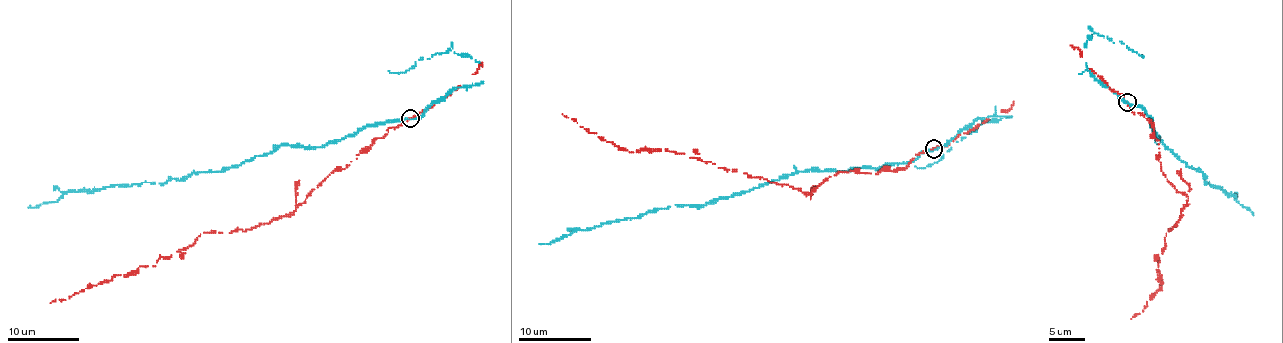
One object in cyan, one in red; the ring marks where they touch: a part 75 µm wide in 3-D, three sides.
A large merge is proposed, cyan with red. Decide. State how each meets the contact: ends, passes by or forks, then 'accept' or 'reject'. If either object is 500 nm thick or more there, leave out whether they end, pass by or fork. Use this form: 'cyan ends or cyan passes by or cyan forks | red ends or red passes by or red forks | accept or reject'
cyan passes by | red passes by | reject

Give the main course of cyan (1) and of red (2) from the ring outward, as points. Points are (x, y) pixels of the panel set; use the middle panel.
1: (935, 149), (905, 163), (877, 168), (796, 171), (703, 205), (648, 210), (539, 244)
2: (935, 148), (893, 171), (840, 171), (808, 194), (665, 149), (629, 152), (562, 114)

